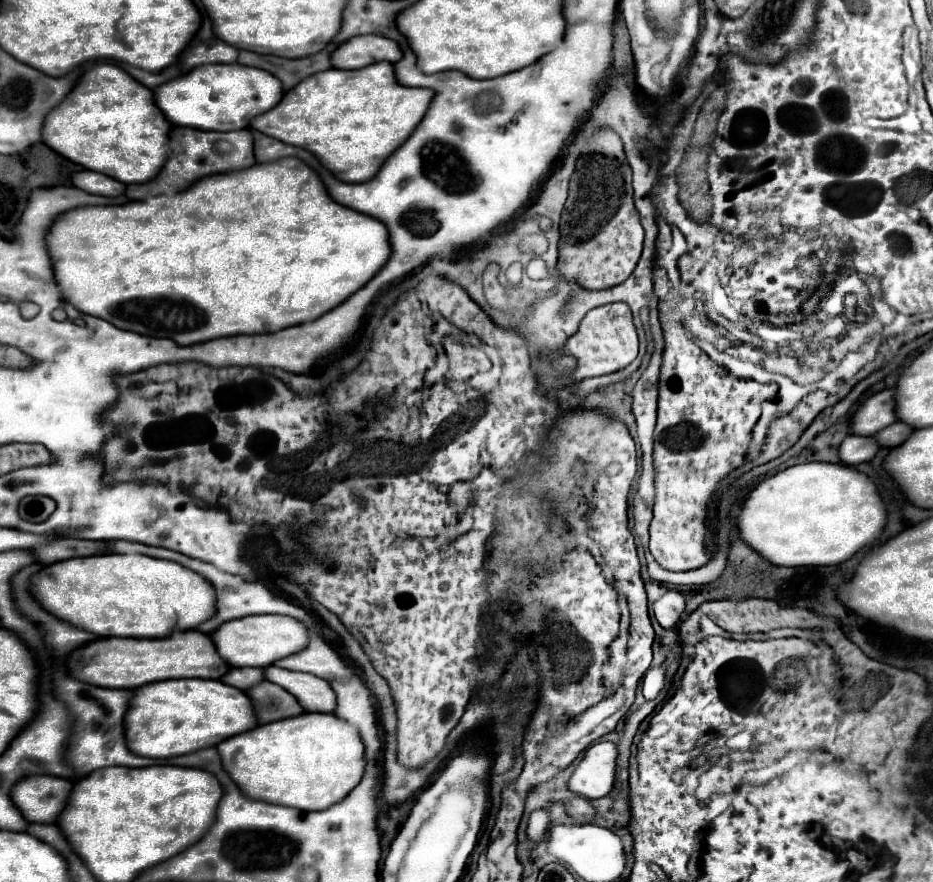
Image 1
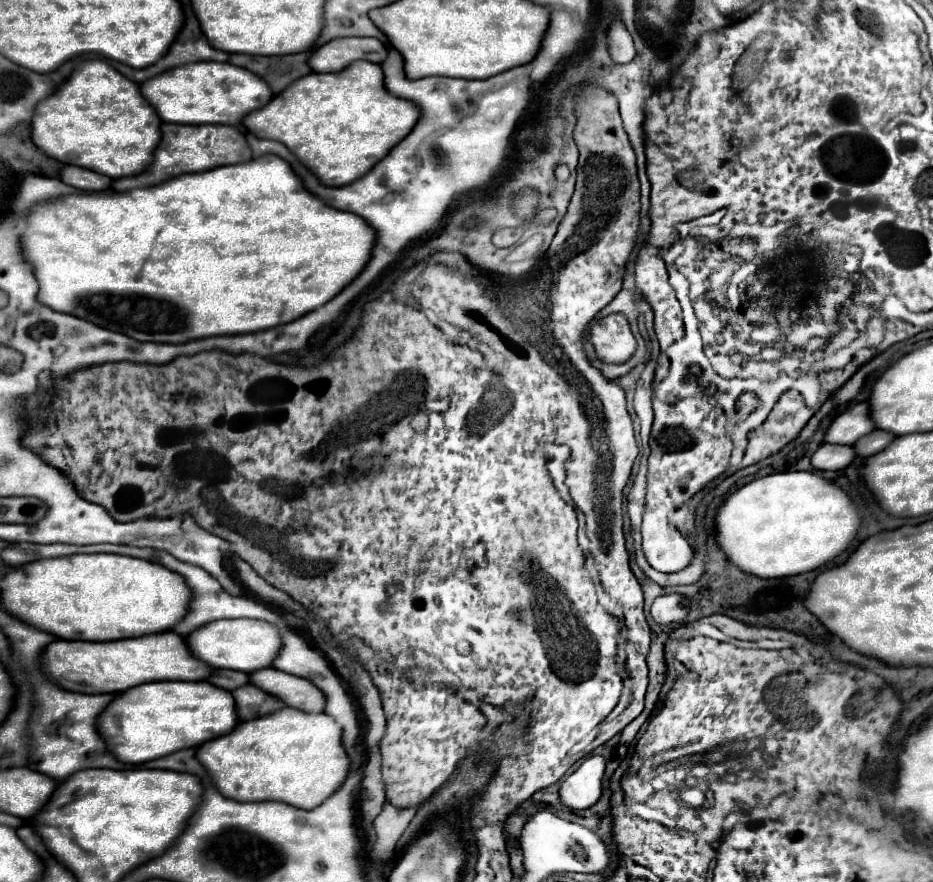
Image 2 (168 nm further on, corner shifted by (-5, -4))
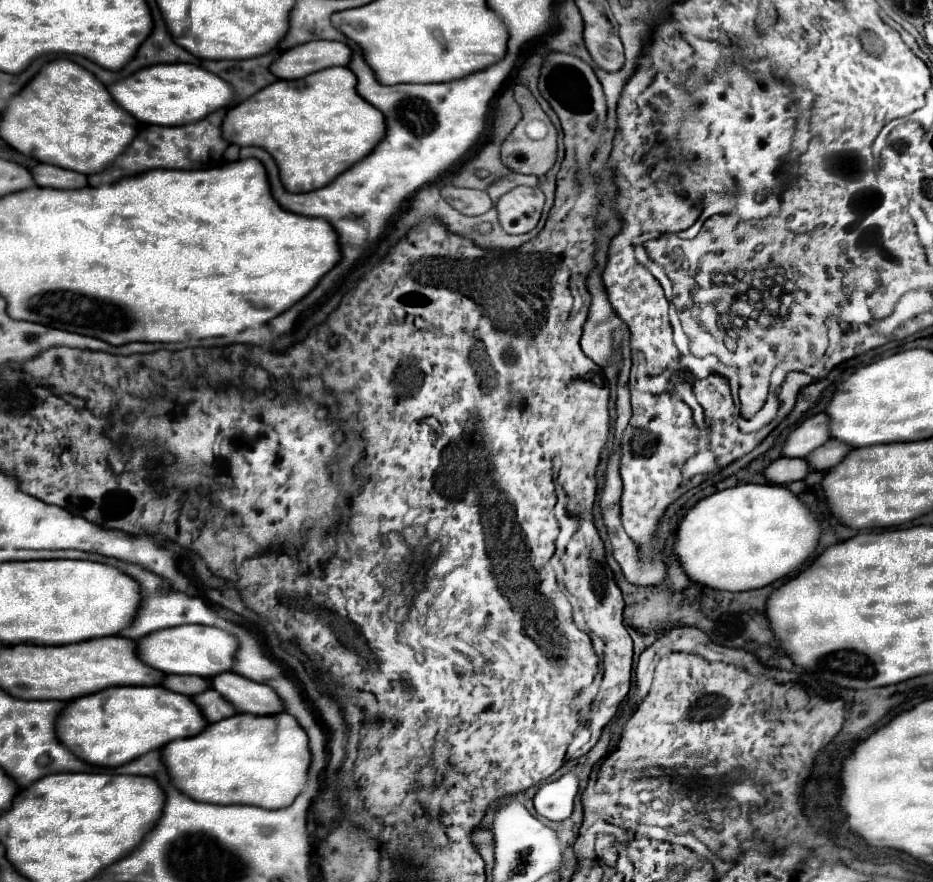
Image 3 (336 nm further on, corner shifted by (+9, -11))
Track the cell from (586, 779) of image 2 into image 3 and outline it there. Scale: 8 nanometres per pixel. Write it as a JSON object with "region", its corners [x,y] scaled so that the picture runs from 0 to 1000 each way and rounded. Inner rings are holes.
{"region":[[[605,878],[602,882],[583,889],[574,898],[572,916],[579,925],[600,932],[611,927],[617,900],[620,900],[620,882],[615,878]]]}

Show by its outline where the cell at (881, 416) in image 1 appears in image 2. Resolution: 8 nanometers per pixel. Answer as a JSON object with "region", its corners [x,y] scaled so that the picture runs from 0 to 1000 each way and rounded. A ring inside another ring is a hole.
{"region":[[[928,455],[915,457],[892,477],[883,500],[898,505],[915,505],[922,495],[935,491],[937,486],[939,482],[932,471],[932,459]]]}

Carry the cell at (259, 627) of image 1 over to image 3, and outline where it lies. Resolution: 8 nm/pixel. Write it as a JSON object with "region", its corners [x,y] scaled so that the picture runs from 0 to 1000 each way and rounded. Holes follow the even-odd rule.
{"region":[[[186,710],[178,714],[167,714],[156,723],[148,723],[148,746],[161,757],[169,757],[176,764],[210,764],[217,769],[227,769],[236,762],[244,762],[251,748],[255,730],[249,719],[229,710]]]}

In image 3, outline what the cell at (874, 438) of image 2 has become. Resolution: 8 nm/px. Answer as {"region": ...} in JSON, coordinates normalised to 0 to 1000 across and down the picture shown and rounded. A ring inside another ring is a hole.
{"region":[[[887,499],[885,503],[881,503],[879,508],[875,508],[872,512],[868,512],[864,517],[864,524],[868,526],[870,533],[887,533],[894,531],[913,508],[909,503],[902,503],[898,499]]]}

